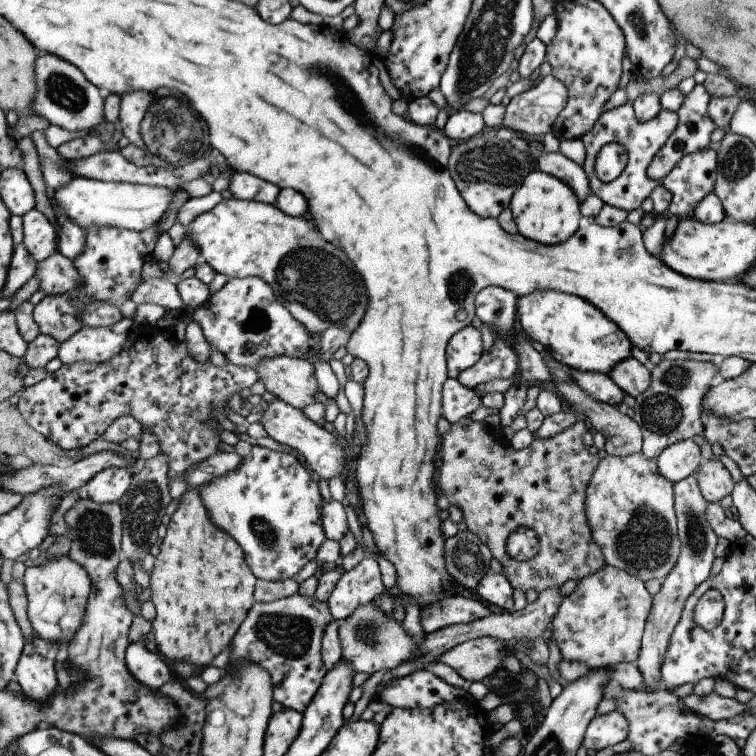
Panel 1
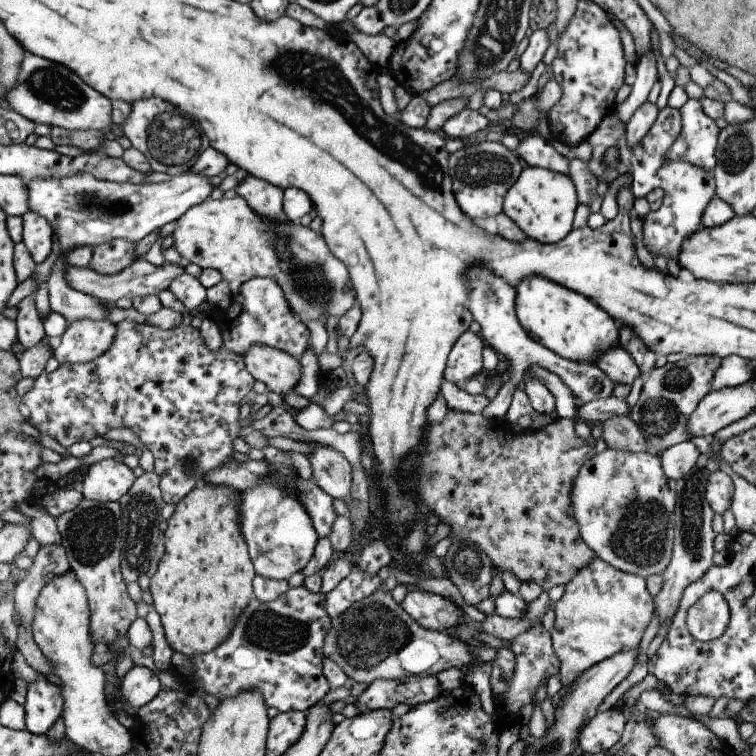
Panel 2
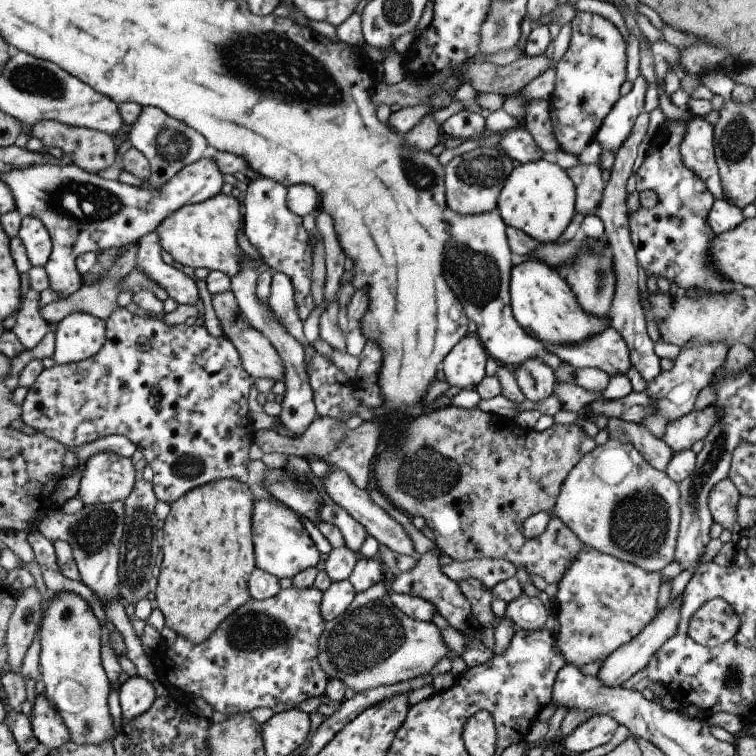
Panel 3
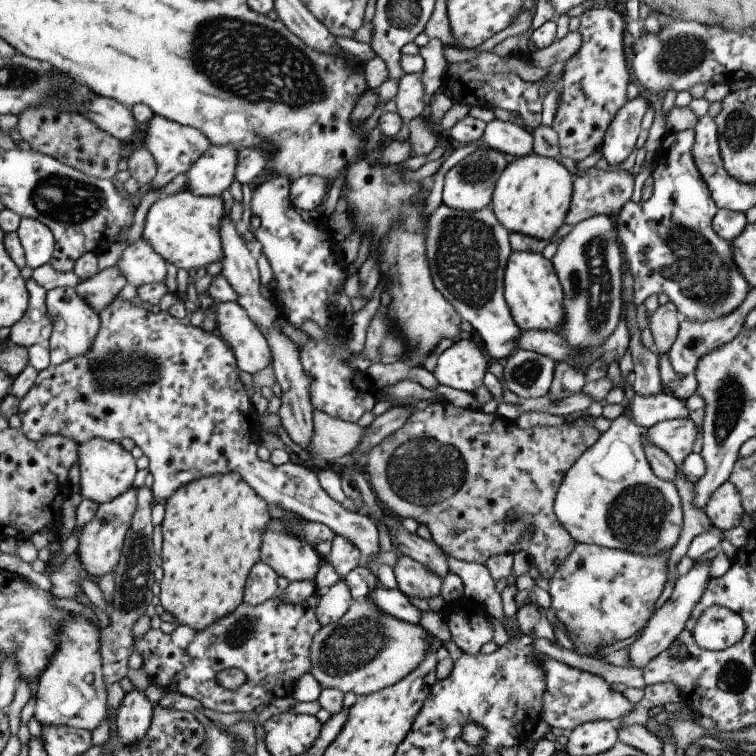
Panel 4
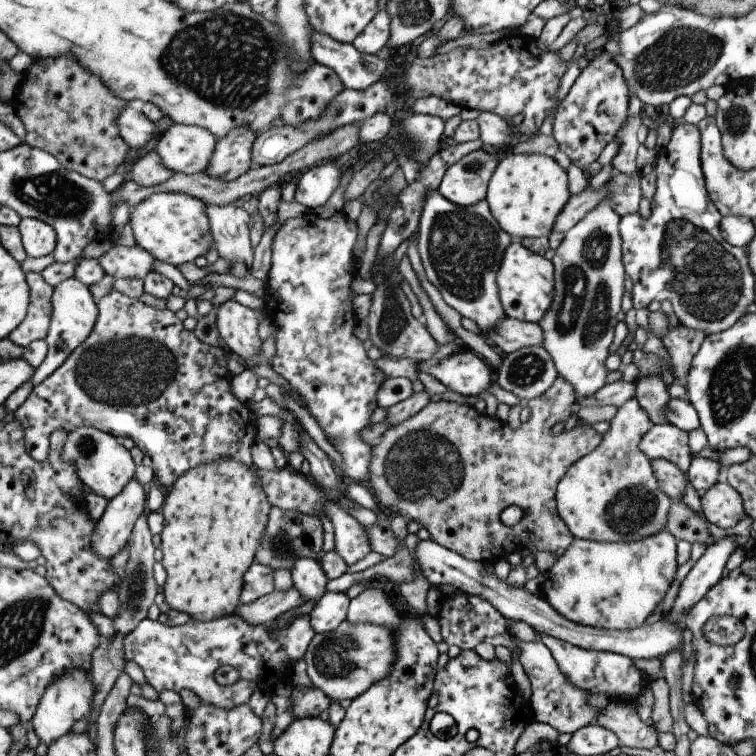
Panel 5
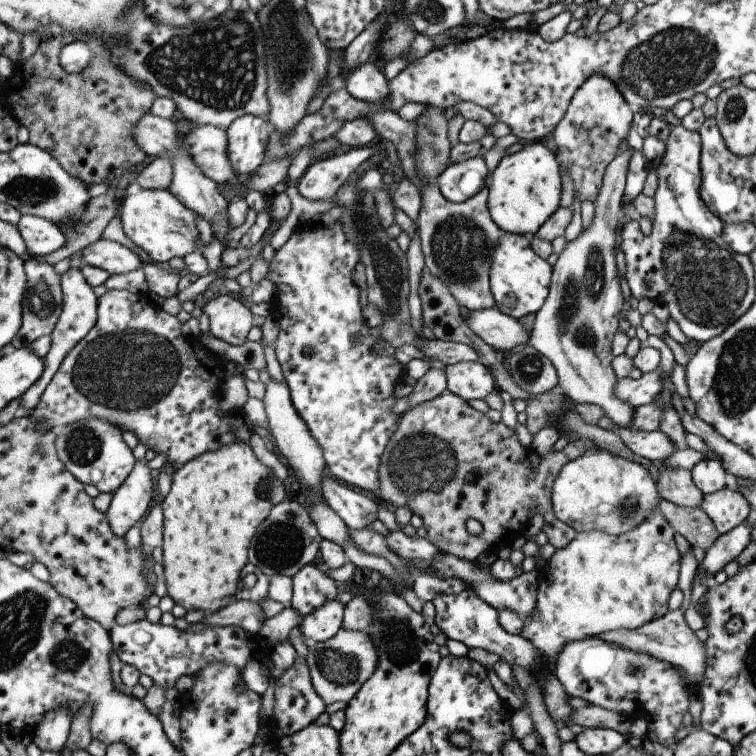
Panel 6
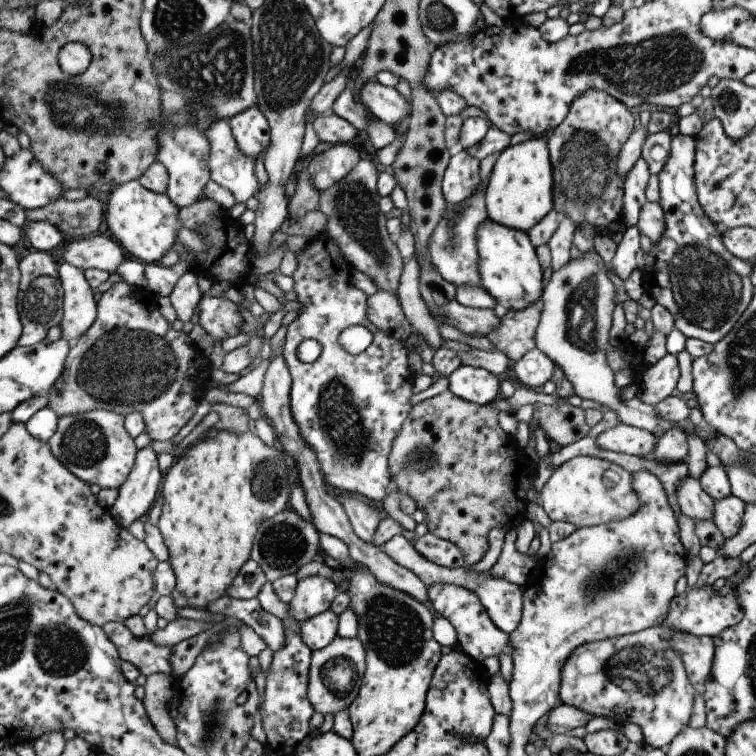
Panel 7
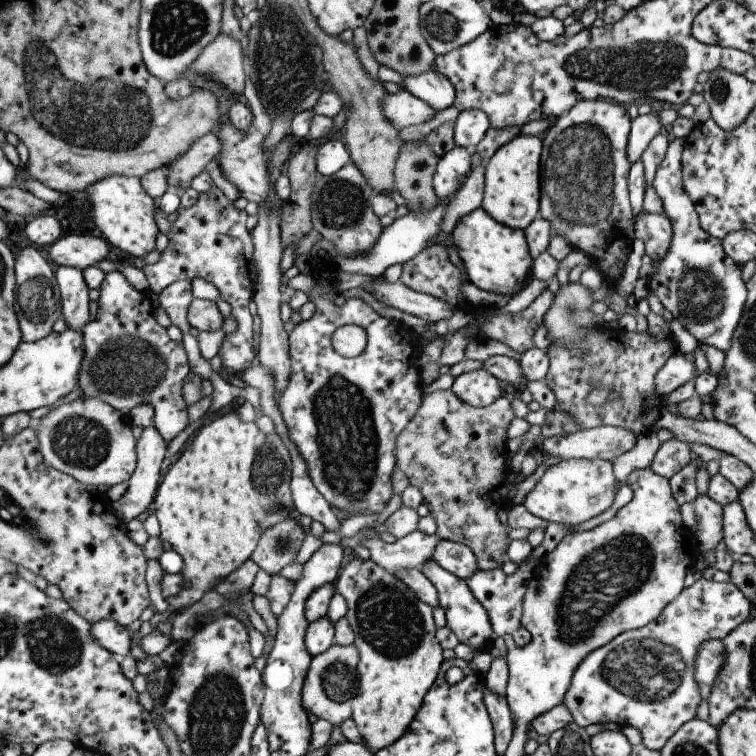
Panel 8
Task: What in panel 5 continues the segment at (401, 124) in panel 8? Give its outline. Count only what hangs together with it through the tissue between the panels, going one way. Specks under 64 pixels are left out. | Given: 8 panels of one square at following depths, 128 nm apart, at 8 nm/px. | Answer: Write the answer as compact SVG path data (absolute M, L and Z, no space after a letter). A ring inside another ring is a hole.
M312 30L311 56L336 72L345 89L366 90L379 82L389 66L376 55L360 54L353 44L342 44Z

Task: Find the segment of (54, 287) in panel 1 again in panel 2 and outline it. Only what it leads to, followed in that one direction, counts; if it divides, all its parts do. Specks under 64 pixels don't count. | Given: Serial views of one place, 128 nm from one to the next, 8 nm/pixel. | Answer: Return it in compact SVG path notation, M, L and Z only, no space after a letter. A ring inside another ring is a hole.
M143 258L136 259L133 264L130 264L130 266L124 268L122 272L118 272L116 275L98 274L98 272L92 270L92 268L80 268L71 265L68 265L68 268L64 270L66 282L70 282L70 286L72 286L74 290L78 290L78 292L82 292L102 302L107 301L110 303L117 303L117 301L123 297L134 301L134 298L158 296L160 292L169 289L172 280L174 280L176 276L180 276L180 274L183 273L185 273L185 268L178 266L178 264L166 263L164 266L153 266Z

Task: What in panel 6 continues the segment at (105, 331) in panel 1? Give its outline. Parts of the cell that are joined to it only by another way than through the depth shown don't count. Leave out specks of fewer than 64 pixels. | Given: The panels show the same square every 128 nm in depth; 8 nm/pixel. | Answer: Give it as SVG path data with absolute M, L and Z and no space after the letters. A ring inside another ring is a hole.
M80 269L67 270L61 276L61 289L63 294L63 301L61 304L60 316L54 325L54 330L49 334L51 338L51 346L43 358L44 372L38 380L32 383L32 386L21 396L21 412L29 416L31 410L37 407L38 401L43 395L44 389L48 386L50 380L58 367L62 364L66 355L74 348L80 340L82 340L97 323L97 300L99 297L95 295L93 287L88 284L88 281L82 276Z

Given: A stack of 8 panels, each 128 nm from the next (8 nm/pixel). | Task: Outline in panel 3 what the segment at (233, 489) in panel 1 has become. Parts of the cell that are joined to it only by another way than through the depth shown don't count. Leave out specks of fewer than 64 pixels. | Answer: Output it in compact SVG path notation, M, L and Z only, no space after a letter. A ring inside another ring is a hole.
M274 498L255 500L252 510L252 543L256 568L282 578L294 579L300 572L321 566L323 556L316 548L309 532L306 532L299 515Z

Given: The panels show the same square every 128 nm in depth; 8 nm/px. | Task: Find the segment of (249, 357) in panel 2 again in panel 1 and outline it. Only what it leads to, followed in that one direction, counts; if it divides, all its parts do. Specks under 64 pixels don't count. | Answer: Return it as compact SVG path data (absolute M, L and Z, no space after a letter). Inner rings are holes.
M272 356L260 360L254 370L265 385L265 390L286 404L304 409L316 402L314 398L319 391L318 384L313 364L308 359Z

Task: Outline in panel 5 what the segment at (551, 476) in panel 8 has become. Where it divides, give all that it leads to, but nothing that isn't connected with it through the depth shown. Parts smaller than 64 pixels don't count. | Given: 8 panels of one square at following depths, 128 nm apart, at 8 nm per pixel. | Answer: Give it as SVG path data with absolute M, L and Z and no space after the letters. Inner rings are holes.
M636 398L624 402L609 423L610 430L600 446L572 464L562 476L555 495L557 512L575 539L640 541L666 528L668 508L673 502L659 488L651 461L638 448L653 423Z

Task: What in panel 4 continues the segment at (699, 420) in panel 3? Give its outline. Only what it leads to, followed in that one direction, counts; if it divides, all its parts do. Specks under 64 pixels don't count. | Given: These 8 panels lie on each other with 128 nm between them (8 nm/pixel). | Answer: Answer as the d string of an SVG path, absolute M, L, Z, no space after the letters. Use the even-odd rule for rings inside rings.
M682 418L682 420L664 420L662 422L658 422L656 425L653 425L651 428L648 428L645 432L646 440L650 442L650 444L654 444L656 448L660 448L660 450L664 450L664 453L667 454L669 458L672 458L672 462L674 462L678 474L675 479L676 490L678 490L678 494L680 494L680 502L682 502L682 512L683 512L683 530L678 540L676 546L670 553L670 558L668 558L668 576L667 580L677 581L679 578L679 574L677 573L677 565L680 563L682 558L687 556L688 548L692 543L692 540L696 538L696 536L702 534L702 532L706 532L706 530L710 530L710 528L714 528L714 524L710 521L710 518L706 515L706 512L694 502L694 483L690 482L690 480L686 480L684 478L684 474L682 474L682 462L693 453L693 444L696 442L696 436L698 436L699 428L692 422L690 418Z

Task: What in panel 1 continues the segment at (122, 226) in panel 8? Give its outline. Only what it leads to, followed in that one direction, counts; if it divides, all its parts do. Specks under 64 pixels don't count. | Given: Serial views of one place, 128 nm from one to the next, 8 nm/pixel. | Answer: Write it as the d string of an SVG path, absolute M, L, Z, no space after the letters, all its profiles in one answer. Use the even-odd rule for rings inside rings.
M233 197L222 200L186 226L188 240L198 246L201 263L210 264L228 278L259 277L264 280L290 315L308 328L308 334L323 334L333 325L352 332L364 318L368 294L352 260L322 238L310 220L292 217L275 205Z

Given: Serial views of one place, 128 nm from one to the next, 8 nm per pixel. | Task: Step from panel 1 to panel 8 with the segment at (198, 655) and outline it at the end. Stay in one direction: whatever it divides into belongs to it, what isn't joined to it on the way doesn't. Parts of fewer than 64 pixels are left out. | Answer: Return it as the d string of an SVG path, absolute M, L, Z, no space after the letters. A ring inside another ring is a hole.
M230 412L210 422L207 426L201 426L191 437L191 439L181 449L177 457L173 459L172 468L168 470L166 476L162 477L161 483L158 485L156 496L153 500L155 513L159 520L160 534L159 536L168 548L175 550L183 560L181 575L184 579L184 586L177 595L167 598L171 610L178 611L180 608L189 608L195 602L198 602L208 591L213 589L222 579L232 574L237 568L240 568L244 562L251 558L251 554L256 550L260 535L272 525L278 524L281 520L288 517L297 518L295 504L290 490L291 479L291 454L282 443L280 437L276 434L264 434L256 425L255 421L250 423L242 422L238 417L238 412Z

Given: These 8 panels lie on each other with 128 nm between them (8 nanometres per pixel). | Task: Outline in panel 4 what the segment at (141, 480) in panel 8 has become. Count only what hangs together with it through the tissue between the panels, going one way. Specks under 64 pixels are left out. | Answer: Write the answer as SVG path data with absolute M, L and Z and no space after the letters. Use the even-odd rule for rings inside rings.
M128 488L127 492L120 494L116 499L100 504L94 518L80 532L78 532L78 549L76 555L80 558L84 570L101 579L104 574L110 574L117 568L123 543L132 524L132 516L136 512L137 506L137 488Z

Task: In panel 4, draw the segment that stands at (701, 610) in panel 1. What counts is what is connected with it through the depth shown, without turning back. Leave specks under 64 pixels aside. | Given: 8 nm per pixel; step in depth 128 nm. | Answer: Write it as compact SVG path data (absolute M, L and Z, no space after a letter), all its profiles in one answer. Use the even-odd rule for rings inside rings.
M712 606L695 623L693 640L699 648L722 651L740 642L745 634L744 620L734 611Z

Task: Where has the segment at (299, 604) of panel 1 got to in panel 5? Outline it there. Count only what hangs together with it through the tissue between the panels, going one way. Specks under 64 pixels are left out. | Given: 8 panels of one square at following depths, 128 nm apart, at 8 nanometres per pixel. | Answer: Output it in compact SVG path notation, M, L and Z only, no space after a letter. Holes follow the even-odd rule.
M238 614L200 622L191 619L184 625L166 626L160 621L142 620L136 628L124 636L125 662L135 662L146 675L147 684L156 692L179 692L188 688L216 708L236 708L246 704L260 686L264 676L274 670L280 672L280 664L290 672L298 660L302 660L315 636L308 615L296 616L289 625L274 628L275 620L252 626ZM222 667L232 667L240 672L237 684L223 686L215 682L215 673Z

